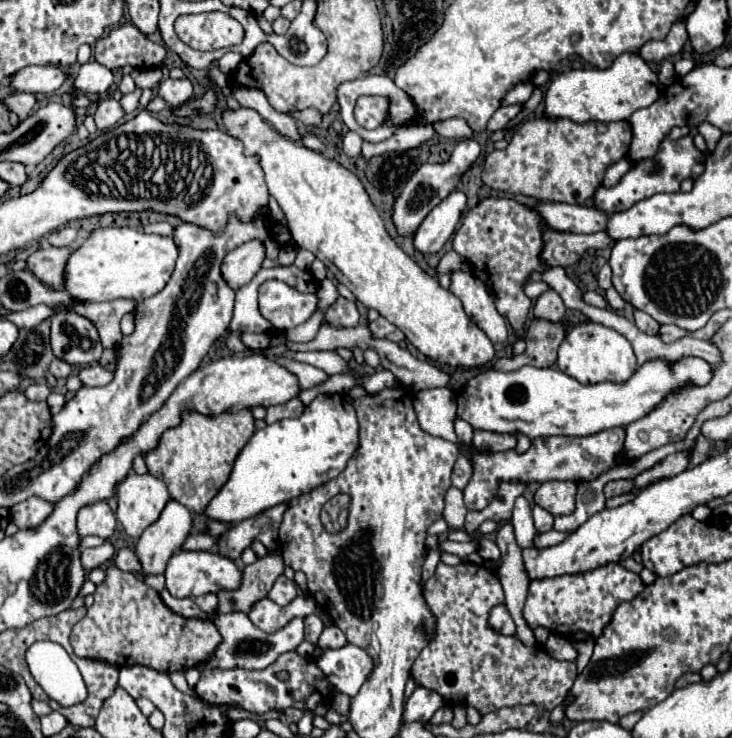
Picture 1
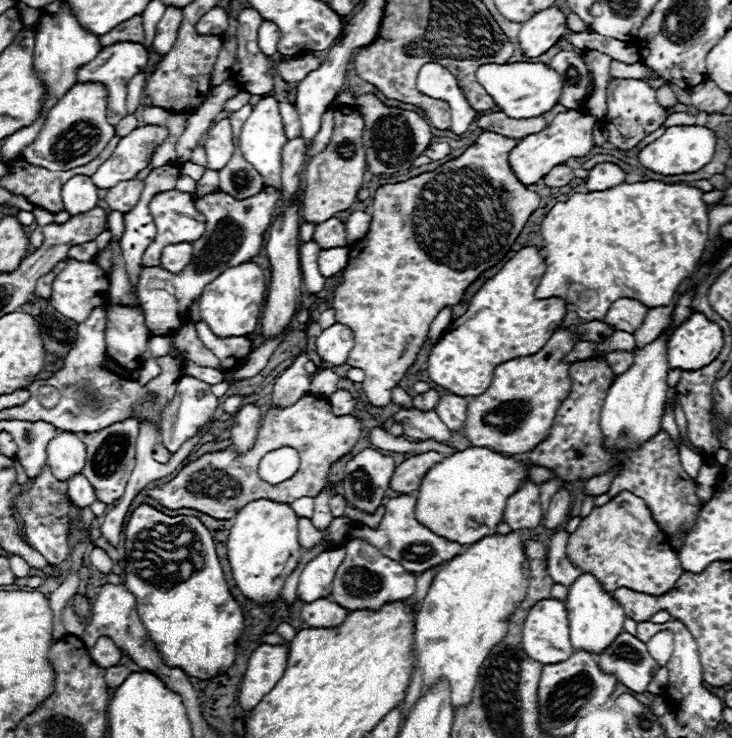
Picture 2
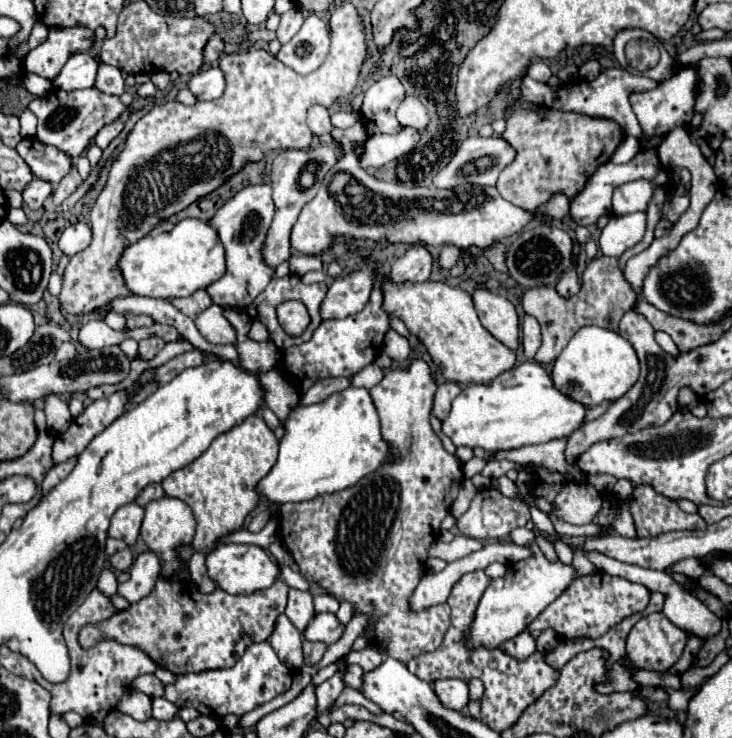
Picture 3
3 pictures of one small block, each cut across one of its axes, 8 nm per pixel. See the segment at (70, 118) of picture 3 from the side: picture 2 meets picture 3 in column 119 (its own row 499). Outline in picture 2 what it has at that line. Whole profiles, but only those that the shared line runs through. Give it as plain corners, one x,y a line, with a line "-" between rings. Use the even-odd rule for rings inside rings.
134,418
124,420
122,424
112,424
110,428
84,434
82,440
86,444
86,466
82,474
90,480
96,498
104,504
114,504
118,498
122,498
128,474
134,468
136,460
136,440
138,440
138,422

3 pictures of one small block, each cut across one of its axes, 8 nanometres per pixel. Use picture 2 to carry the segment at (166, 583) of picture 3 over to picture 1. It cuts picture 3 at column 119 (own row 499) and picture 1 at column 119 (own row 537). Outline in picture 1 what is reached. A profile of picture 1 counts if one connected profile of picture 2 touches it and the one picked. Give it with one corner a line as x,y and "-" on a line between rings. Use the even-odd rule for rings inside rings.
116,566
106,570
106,580
94,592
94,604
72,628
70,644
80,658
102,660
116,666
142,664
158,672
178,672
196,668
212,658
220,644
220,632
208,618
180,618
164,606
160,594

